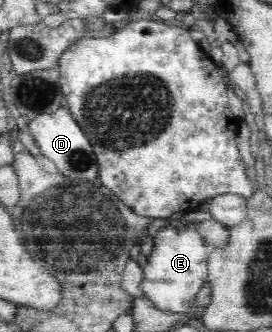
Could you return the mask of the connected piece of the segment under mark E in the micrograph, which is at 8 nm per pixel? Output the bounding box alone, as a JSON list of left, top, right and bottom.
[141,222,211,313]

